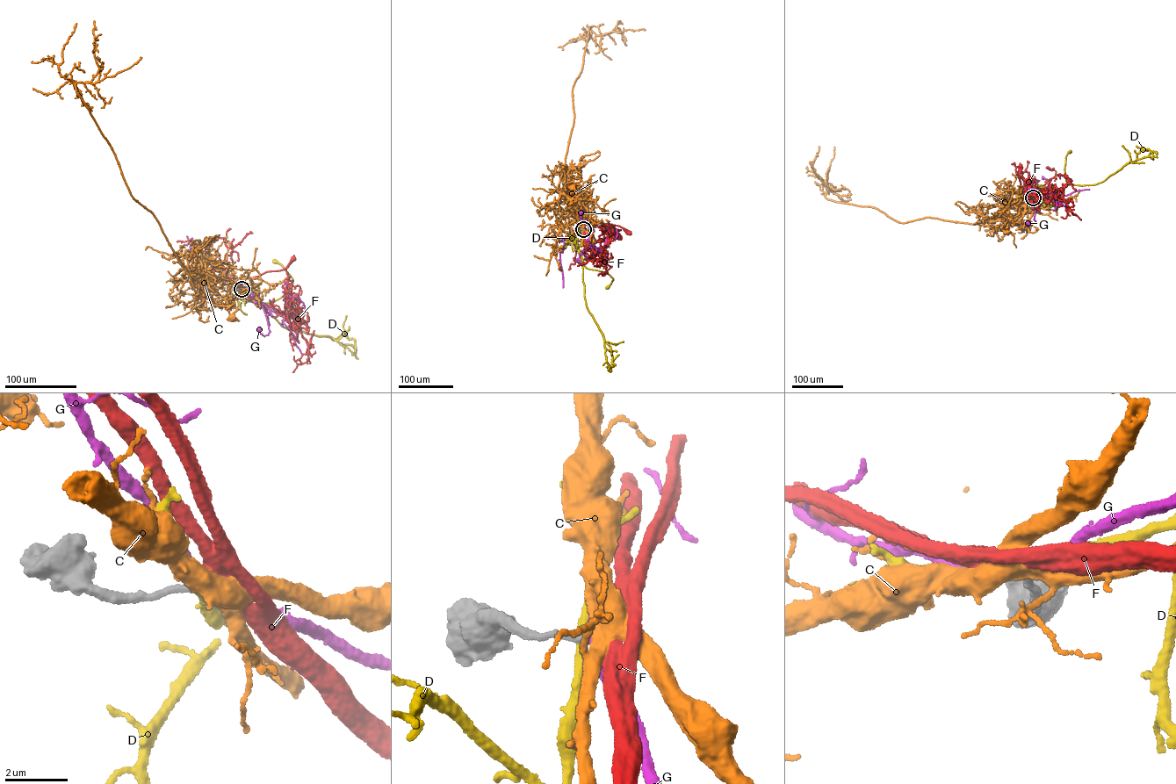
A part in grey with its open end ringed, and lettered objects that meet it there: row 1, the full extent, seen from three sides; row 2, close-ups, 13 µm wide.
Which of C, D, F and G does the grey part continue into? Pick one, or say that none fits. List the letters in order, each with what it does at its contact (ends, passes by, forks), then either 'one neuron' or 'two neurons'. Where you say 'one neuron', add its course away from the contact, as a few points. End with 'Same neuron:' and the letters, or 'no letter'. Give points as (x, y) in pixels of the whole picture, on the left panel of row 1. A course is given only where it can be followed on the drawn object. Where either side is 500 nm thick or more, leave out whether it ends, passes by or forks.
C: two neurons
D: it passes by; two neurons
F: it passes by; two neurons
G: it passes by; two neurons
Same neuron: no letter

